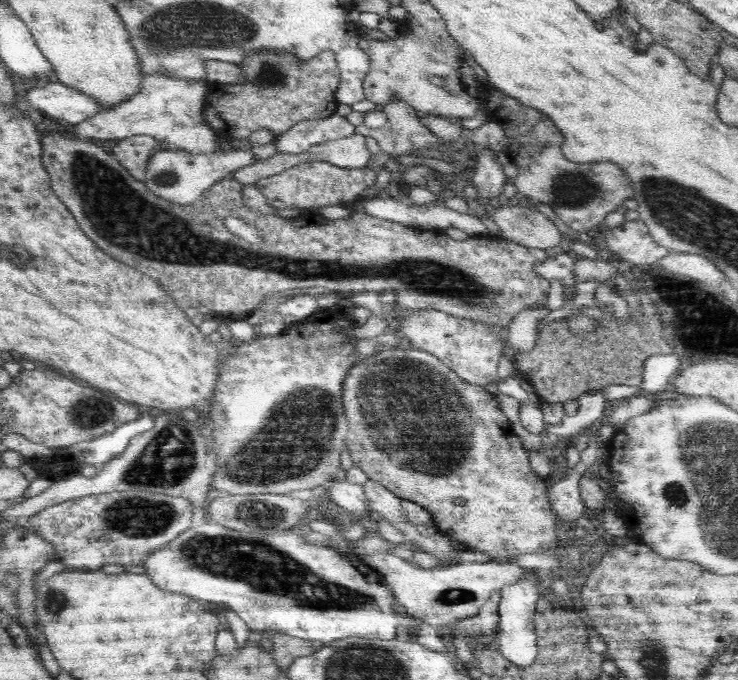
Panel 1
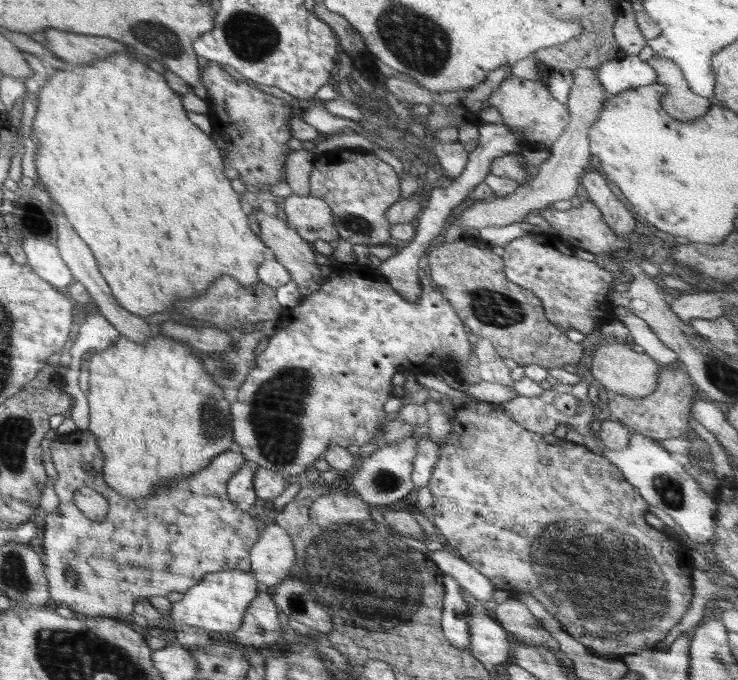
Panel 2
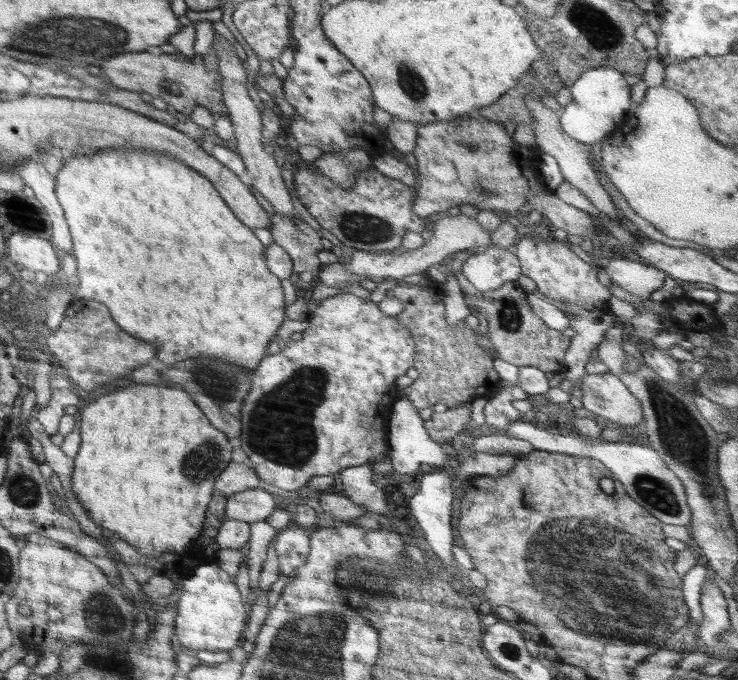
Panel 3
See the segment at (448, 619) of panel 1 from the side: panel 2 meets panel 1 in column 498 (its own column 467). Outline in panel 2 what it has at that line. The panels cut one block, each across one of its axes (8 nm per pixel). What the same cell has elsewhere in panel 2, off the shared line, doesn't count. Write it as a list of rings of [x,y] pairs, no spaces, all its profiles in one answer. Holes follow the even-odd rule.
[[[446,547],[432,551],[429,557],[445,575],[453,576],[476,600],[494,600],[492,593],[496,588],[492,582],[472,568],[460,555],[456,555],[452,549]]]

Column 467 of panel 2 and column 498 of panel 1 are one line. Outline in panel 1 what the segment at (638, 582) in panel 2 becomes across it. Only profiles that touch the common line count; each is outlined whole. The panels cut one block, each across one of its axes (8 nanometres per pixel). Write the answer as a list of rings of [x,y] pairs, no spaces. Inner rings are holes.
[[[403,344],[397,347],[386,347],[383,351],[373,352],[369,358],[364,358],[355,363],[350,370],[344,382],[342,382],[342,404],[344,405],[344,413],[348,421],[348,434],[346,436],[346,445],[352,463],[354,466],[360,467],[362,472],[372,479],[388,488],[398,498],[410,500],[418,506],[430,511],[432,521],[437,528],[437,532],[445,537],[455,538],[465,546],[465,550],[479,550],[490,556],[490,561],[498,561],[500,563],[512,563],[511,558],[514,555],[526,553],[543,553],[544,551],[554,551],[559,546],[556,536],[556,522],[559,518],[555,514],[552,503],[549,499],[548,488],[546,488],[545,480],[536,476],[530,467],[529,454],[523,442],[517,434],[512,431],[512,423],[510,419],[502,412],[496,398],[493,394],[482,385],[473,385],[468,381],[462,380],[450,367],[447,367],[437,356],[430,354],[424,350],[414,349],[412,346]],[[454,382],[458,382],[454,386]],[[394,432],[394,434],[392,434]],[[406,432],[406,434],[404,434]],[[390,460],[400,460],[402,464],[406,464],[408,468],[416,470],[404,470],[404,468],[394,468]],[[466,460],[466,464],[464,464]],[[444,468],[444,470],[442,470]],[[454,470],[454,472],[452,472]],[[424,472],[424,474],[422,474]],[[452,472],[452,474],[450,474]],[[434,474],[434,476],[432,476]],[[444,474],[444,476],[440,476]],[[450,474],[450,476],[446,476]],[[454,498],[463,498],[463,504],[456,504]]]

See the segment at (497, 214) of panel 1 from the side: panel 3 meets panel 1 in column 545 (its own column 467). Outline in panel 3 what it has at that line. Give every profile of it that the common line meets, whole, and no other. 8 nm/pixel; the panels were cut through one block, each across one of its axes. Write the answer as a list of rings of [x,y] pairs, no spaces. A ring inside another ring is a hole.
[[[464,214],[458,216],[446,216],[438,220],[432,227],[432,238],[425,242],[423,246],[416,250],[410,250],[404,254],[388,254],[388,252],[365,252],[357,251],[352,255],[352,262],[341,267],[321,267],[316,274],[316,283],[325,284],[336,288],[348,288],[348,284],[360,284],[363,280],[372,280],[381,283],[385,278],[395,278],[400,282],[401,278],[410,274],[426,274],[426,269],[430,266],[441,267],[449,257],[454,256],[457,251],[473,250],[476,247],[489,247],[491,244],[491,234],[478,223],[476,218],[470,218]]]

